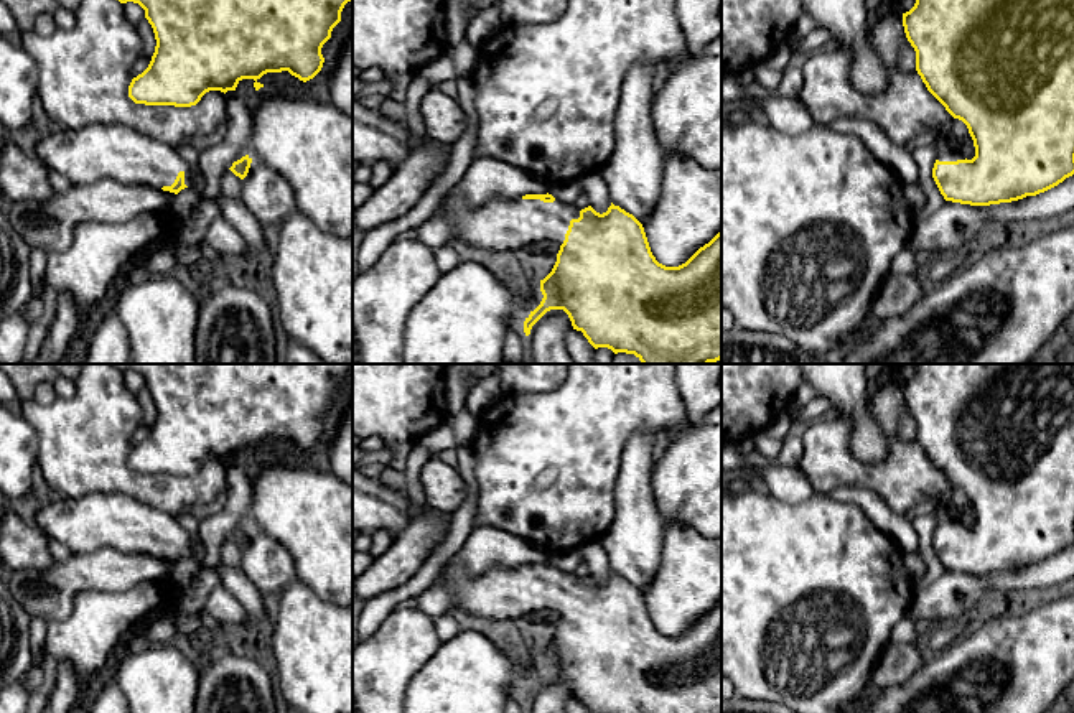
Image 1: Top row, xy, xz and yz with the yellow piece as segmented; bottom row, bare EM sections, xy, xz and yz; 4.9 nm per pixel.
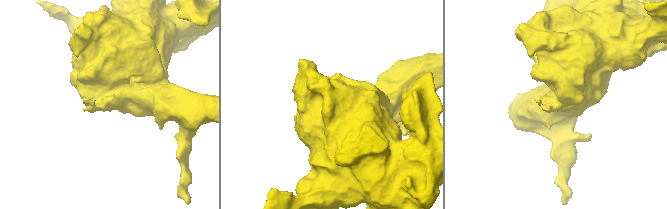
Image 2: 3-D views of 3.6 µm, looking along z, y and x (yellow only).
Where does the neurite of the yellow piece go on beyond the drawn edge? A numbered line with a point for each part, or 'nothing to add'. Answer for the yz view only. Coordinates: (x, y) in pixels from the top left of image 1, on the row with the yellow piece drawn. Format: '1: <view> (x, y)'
1: yz (949, 152)

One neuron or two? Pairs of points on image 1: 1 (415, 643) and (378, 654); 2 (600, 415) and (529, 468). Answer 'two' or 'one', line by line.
1: one
2: one

